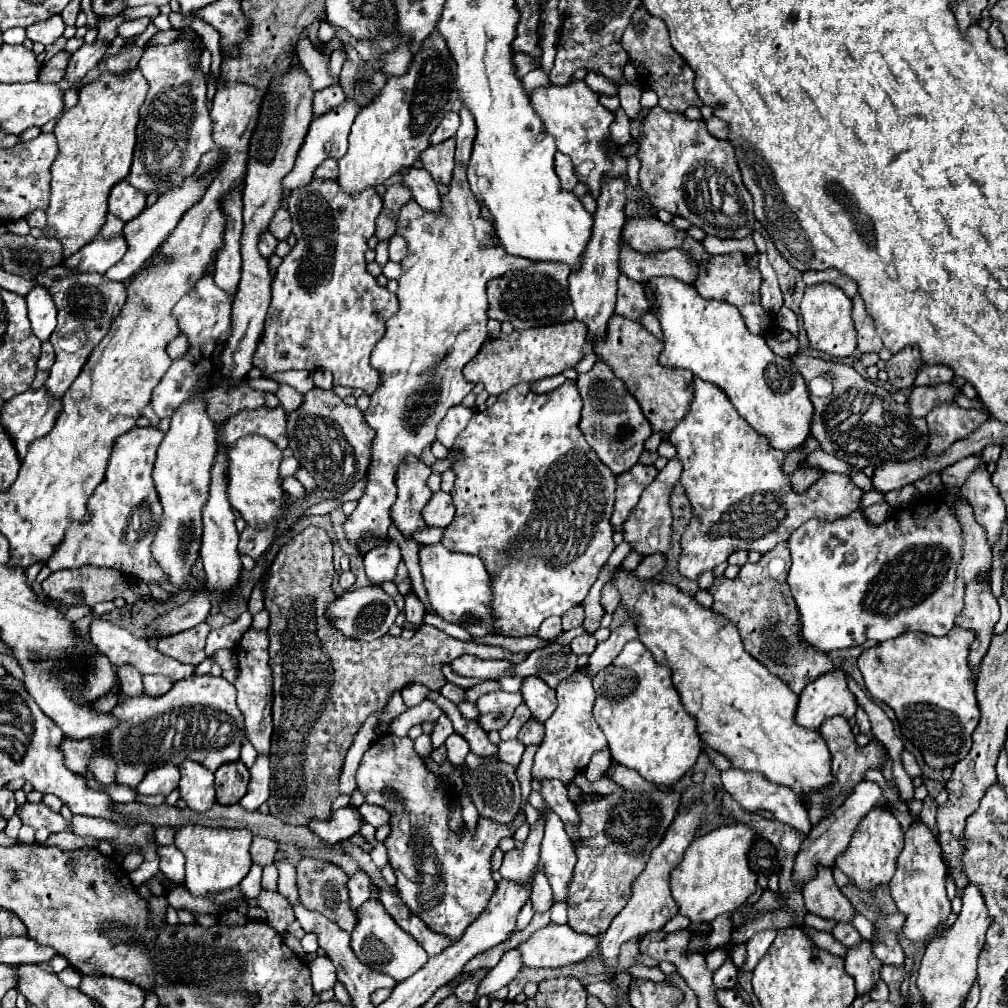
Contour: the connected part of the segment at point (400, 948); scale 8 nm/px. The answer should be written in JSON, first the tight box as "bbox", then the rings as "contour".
{"bbox":[351,899,429,981],"contour":[[[377,899],[365,901],[365,905],[361,905],[361,909],[357,909],[357,917],[359,917],[359,923],[357,923],[355,931],[351,933],[351,947],[357,955],[357,959],[361,963],[369,965],[371,969],[387,973],[395,981],[403,981],[403,979],[411,977],[417,969],[421,969],[425,965],[425,961],[429,959],[427,953],[421,949],[421,945],[417,941],[413,941],[413,937],[409,937],[409,933],[401,931],[399,925],[389,917],[389,913],[385,913],[385,907],[381,905],[381,901],[377,901]]]}

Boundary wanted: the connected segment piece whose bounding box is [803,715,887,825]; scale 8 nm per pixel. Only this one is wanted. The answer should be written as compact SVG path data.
M835 715L829 721L825 721L819 727L819 733L825 739L825 743L829 747L829 753L831 753L833 787L825 787L819 795L807 795L807 797L803 797L803 803L809 807L807 813L809 813L809 819L811 819L813 825L817 825L825 817L825 813L827 813L827 809L829 809L829 805L831 805L831 801L835 797L839 797L839 795L845 795L845 797L851 795L853 789L855 789L855 785L859 785L861 781L865 781L865 773L869 769L881 769L883 763L885 763L885 757L887 757L887 749L879 741L871 741L869 745L859 747L855 743L855 737L851 733L851 727L849 727L847 719L841 717L841 715Z

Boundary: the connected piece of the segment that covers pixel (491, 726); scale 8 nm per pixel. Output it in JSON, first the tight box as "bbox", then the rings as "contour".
{"bbox":[475,693,523,733],"contour":[[[487,693],[479,697],[475,703],[479,709],[479,719],[477,723],[489,733],[489,731],[501,731],[509,719],[515,713],[515,707],[523,701],[521,693]]]}

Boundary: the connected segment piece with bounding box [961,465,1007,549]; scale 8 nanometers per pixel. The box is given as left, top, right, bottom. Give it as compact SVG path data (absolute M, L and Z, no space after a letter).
M985 465L967 477L965 485L961 487L961 495L973 507L977 523L985 529L987 541L995 549L1001 541L1007 513L1005 513L1005 503L999 497L997 487L991 483L991 475L987 473Z

